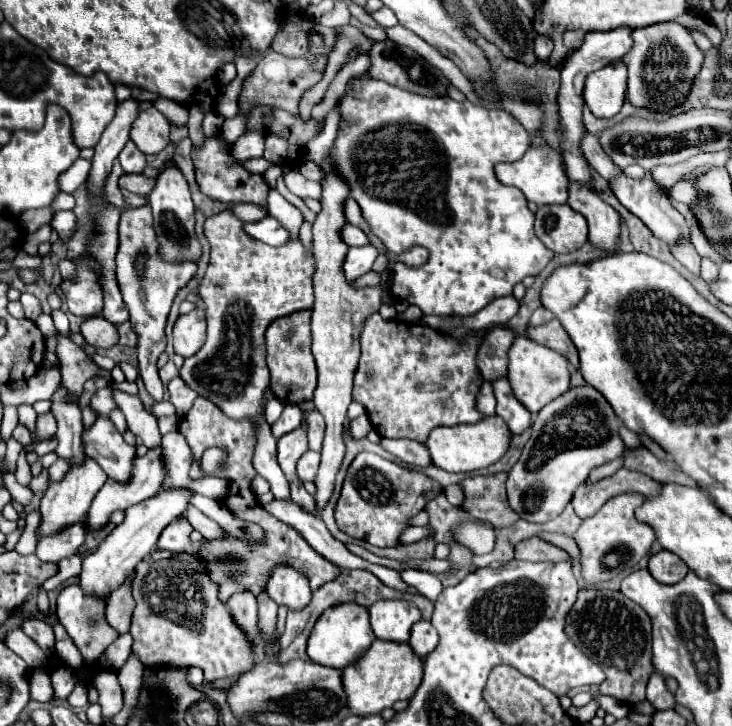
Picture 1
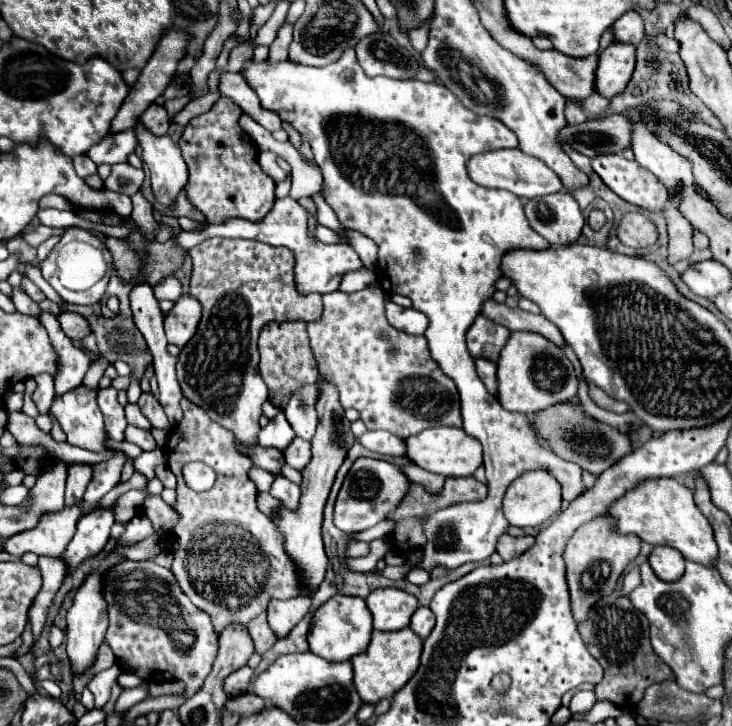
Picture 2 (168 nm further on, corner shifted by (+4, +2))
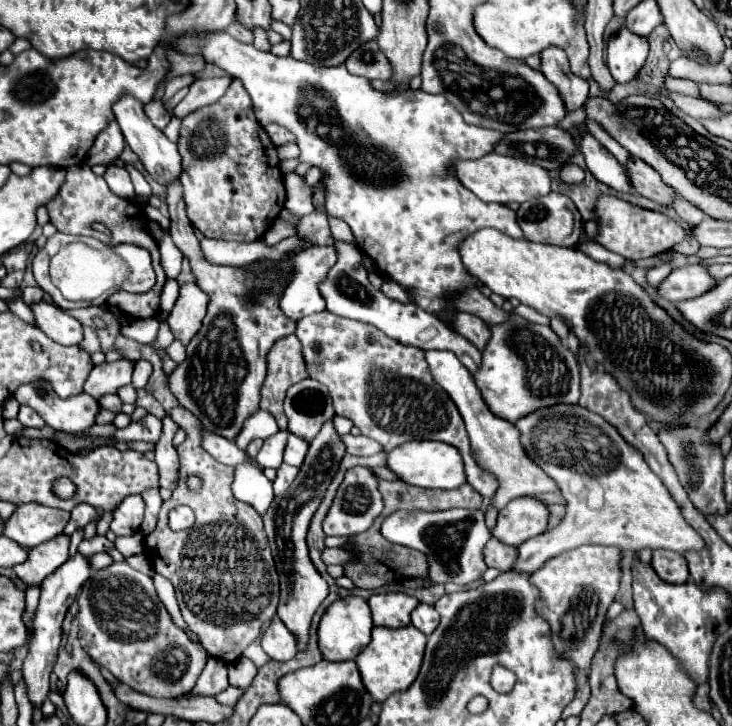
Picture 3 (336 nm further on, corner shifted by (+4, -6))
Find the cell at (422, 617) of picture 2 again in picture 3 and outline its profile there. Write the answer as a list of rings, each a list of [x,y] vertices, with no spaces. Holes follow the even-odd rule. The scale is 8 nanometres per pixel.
[[[420,603],[414,611],[412,611],[412,625],[418,627],[424,635],[430,635],[436,625],[440,623],[440,615],[436,613],[434,605],[428,605],[428,603]]]

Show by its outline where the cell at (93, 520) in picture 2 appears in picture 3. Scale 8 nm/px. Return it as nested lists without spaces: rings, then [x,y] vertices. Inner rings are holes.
[[[76,553],[76,557],[68,559],[60,569],[56,569],[52,575],[48,575],[40,585],[40,603],[36,609],[36,615],[30,623],[30,639],[28,639],[28,657],[24,661],[24,679],[28,687],[28,697],[34,707],[40,707],[50,691],[50,673],[56,665],[58,647],[62,639],[62,621],[68,611],[68,607],[74,603],[78,589],[82,583],[90,577],[90,565],[88,557]]]

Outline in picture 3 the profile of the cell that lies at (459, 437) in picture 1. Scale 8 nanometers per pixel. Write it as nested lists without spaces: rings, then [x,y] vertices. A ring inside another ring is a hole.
[[[408,441],[388,453],[386,467],[404,483],[422,489],[458,489],[466,483],[464,461],[452,445],[438,441]]]

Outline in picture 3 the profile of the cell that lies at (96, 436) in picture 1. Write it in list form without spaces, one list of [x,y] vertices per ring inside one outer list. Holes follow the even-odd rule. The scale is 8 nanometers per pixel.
[[[32,381],[24,383],[16,389],[14,397],[20,405],[32,407],[46,425],[56,431],[76,433],[94,425],[94,417],[98,413],[98,403],[90,395],[78,395],[70,399],[56,397],[52,385],[48,381]]]

